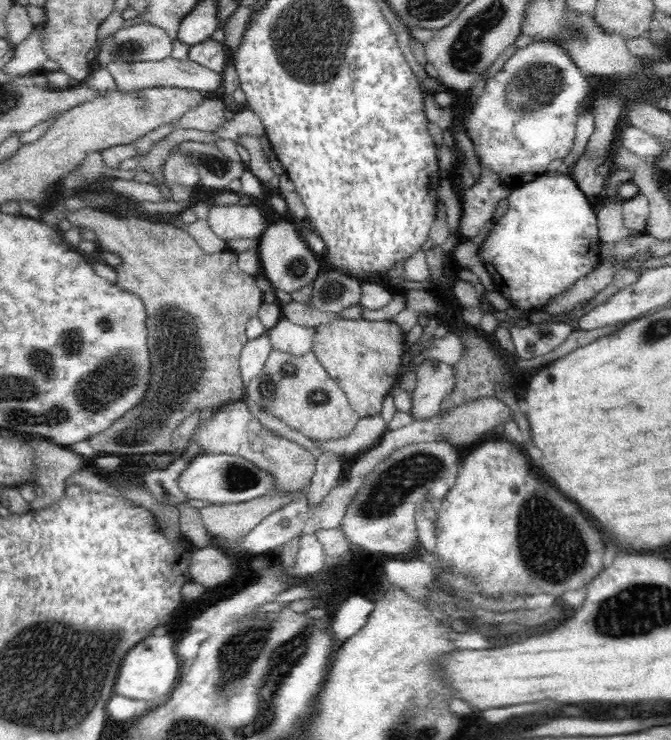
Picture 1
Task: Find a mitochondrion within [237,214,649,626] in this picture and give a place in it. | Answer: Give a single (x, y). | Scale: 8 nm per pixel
(552, 549)

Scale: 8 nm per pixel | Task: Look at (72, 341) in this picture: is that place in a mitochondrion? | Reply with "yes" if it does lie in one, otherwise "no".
yes

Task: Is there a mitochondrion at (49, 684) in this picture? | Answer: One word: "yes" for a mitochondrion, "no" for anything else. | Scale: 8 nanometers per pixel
yes

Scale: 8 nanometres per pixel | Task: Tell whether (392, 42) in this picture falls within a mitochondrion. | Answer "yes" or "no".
no

